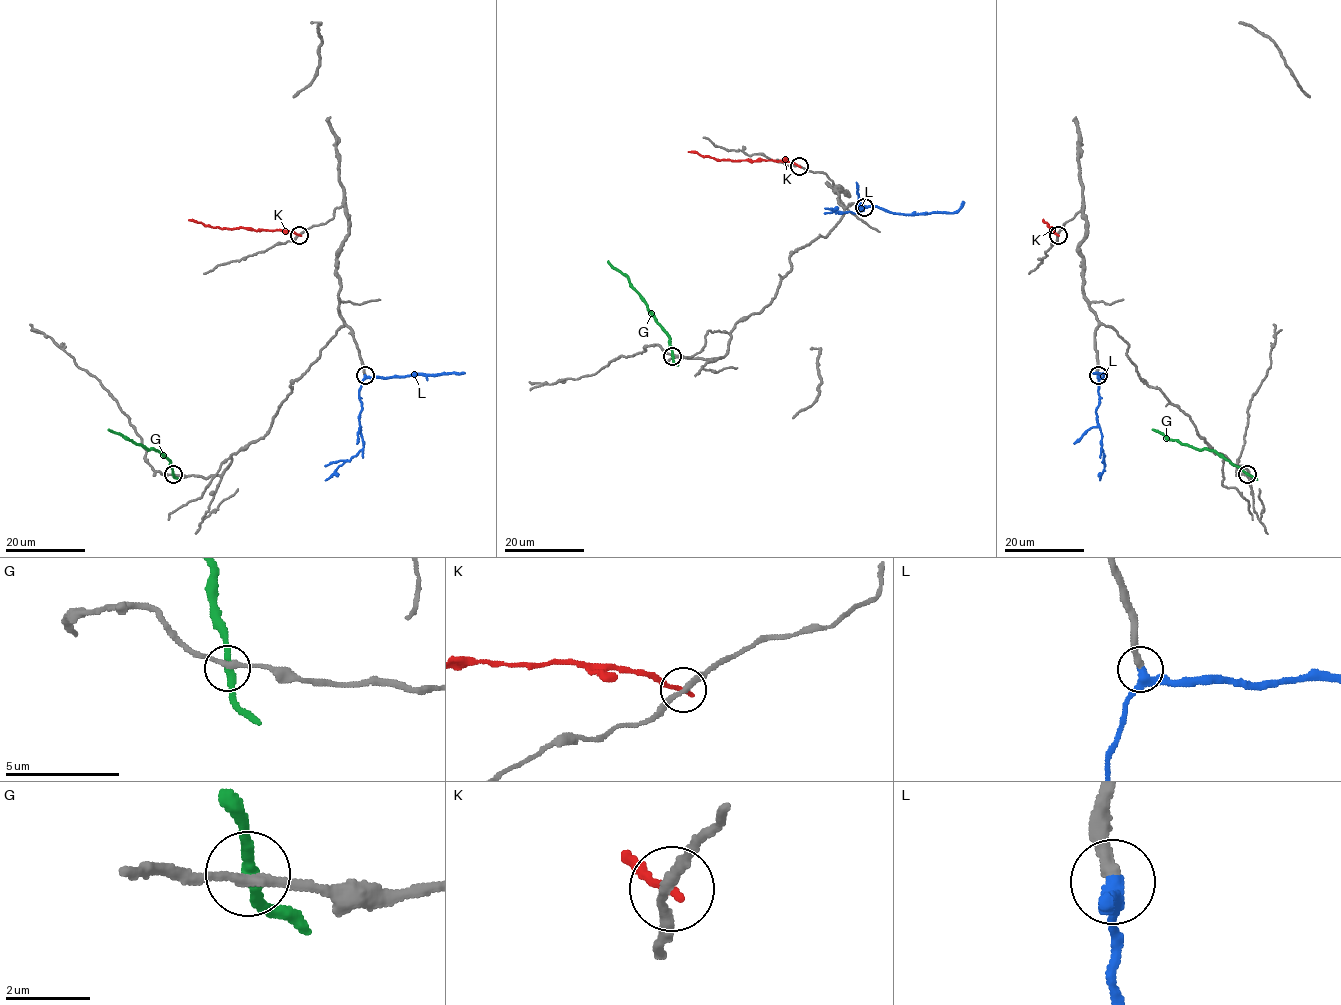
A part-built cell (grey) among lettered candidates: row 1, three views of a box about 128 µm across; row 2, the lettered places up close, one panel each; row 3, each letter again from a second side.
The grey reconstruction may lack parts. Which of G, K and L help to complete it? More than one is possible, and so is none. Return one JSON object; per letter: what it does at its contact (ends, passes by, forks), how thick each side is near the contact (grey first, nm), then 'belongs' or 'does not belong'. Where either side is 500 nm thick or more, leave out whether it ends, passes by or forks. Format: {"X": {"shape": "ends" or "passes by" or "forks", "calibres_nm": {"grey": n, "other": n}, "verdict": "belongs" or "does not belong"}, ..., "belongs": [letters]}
{"G": {"shape": "passes by", "calibres_nm": {"grey": 240, "other": 280}, "verdict": "does not belong"}, "K": {"shape": "ends", "calibres_nm": {"grey": 220, "other": 200}, "verdict": "does not belong"}, "L": {"shape": "passes by", "calibres_nm": {"grey": 300, "other": 340}, "verdict": "belongs"}, "belongs": ["L"]}

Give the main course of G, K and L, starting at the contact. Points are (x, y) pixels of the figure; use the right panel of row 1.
G: (1247, 474), (1211, 450), (1181, 444), (1152, 429)
K: (1058, 234), (1043, 219)
L: (1098, 375), (1097, 423), (1105, 455), (1100, 480)

